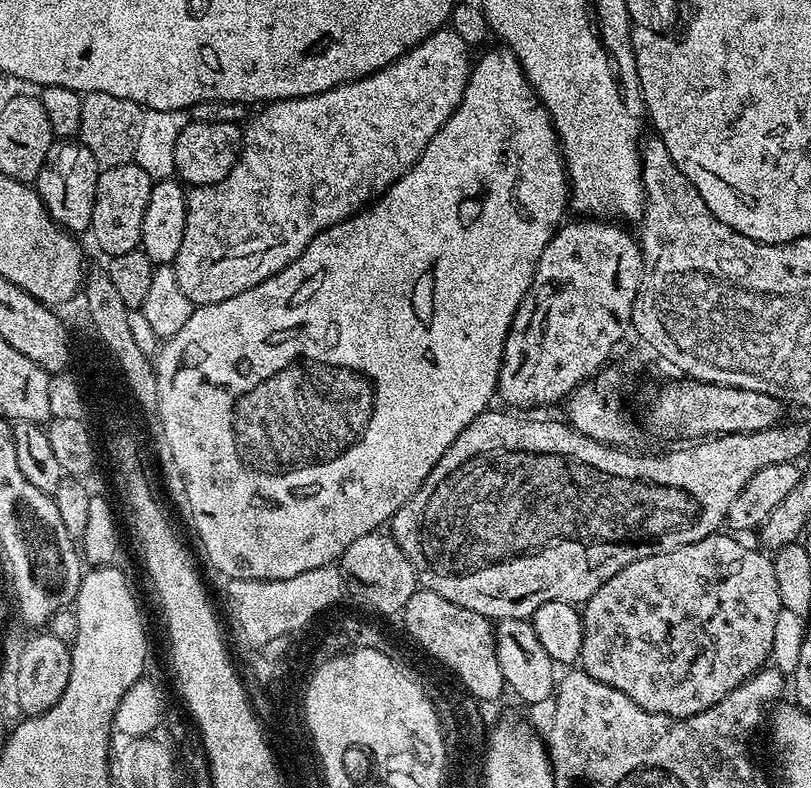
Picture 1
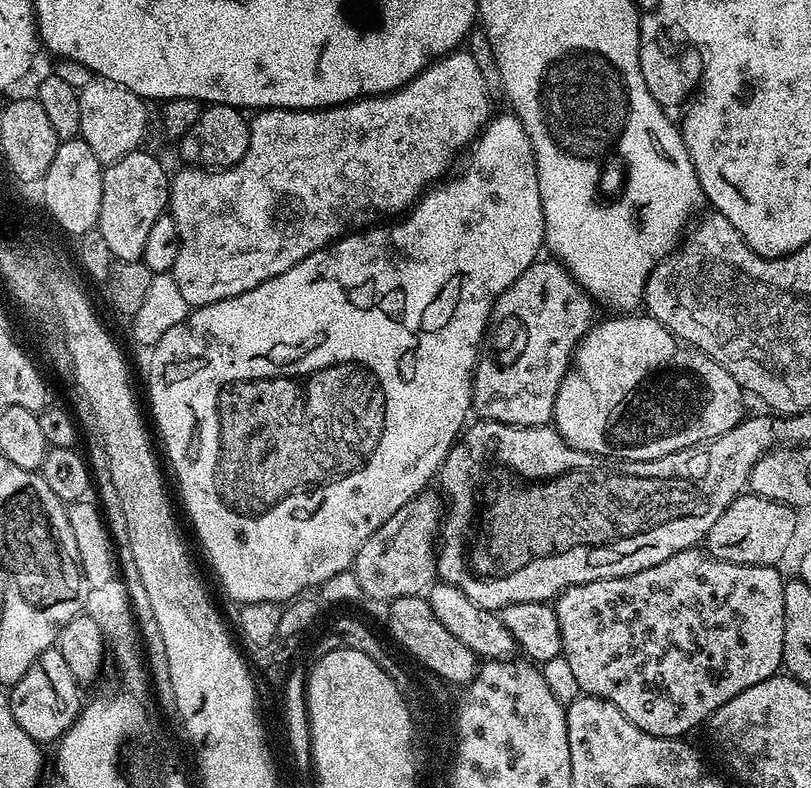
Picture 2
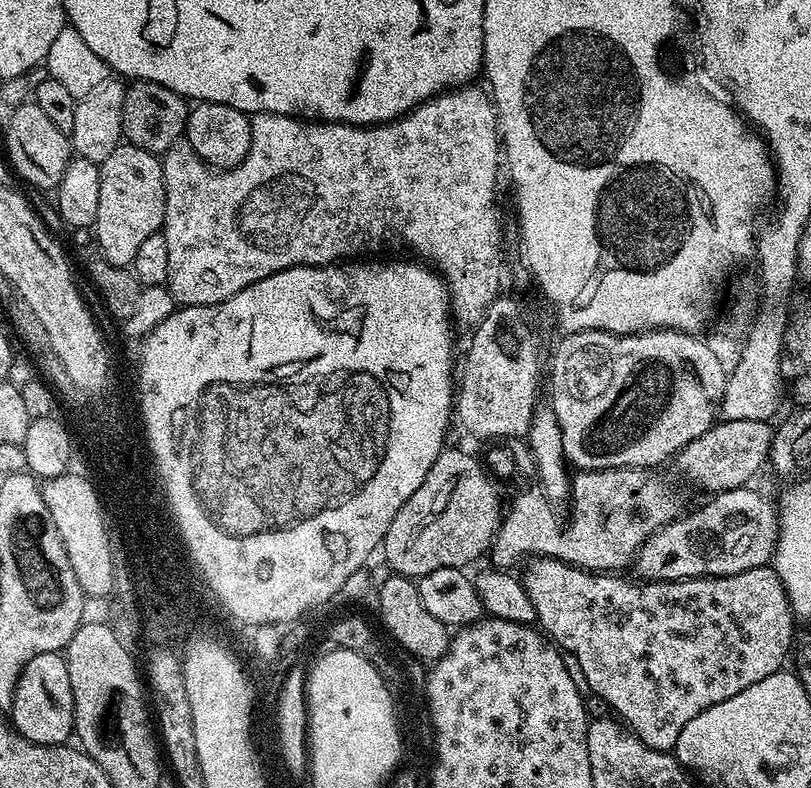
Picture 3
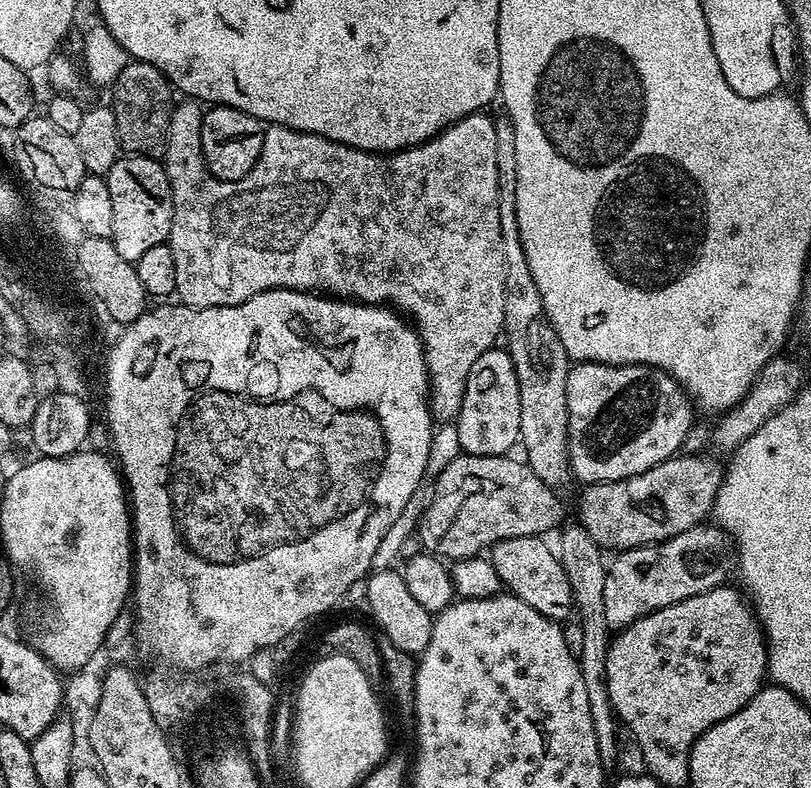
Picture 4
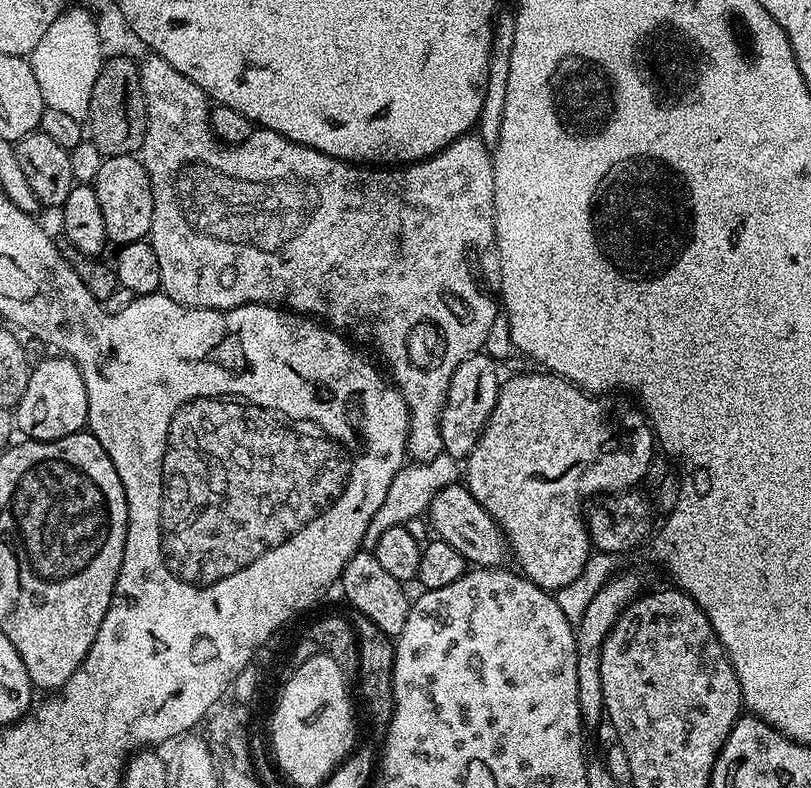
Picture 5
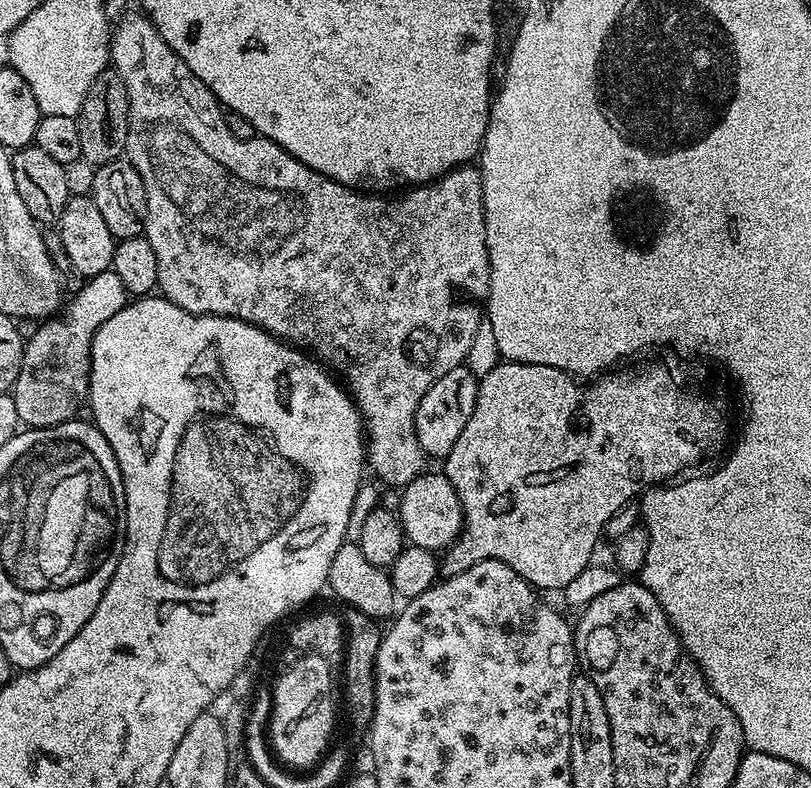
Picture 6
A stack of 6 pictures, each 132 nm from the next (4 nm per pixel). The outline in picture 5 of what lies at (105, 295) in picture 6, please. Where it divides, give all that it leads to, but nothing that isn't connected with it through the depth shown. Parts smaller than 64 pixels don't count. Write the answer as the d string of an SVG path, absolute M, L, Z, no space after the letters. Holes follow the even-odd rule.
M52 354L29 371L26 394L14 409L17 429L30 440L57 440L81 431L88 423L88 399L80 367L63 354Z

